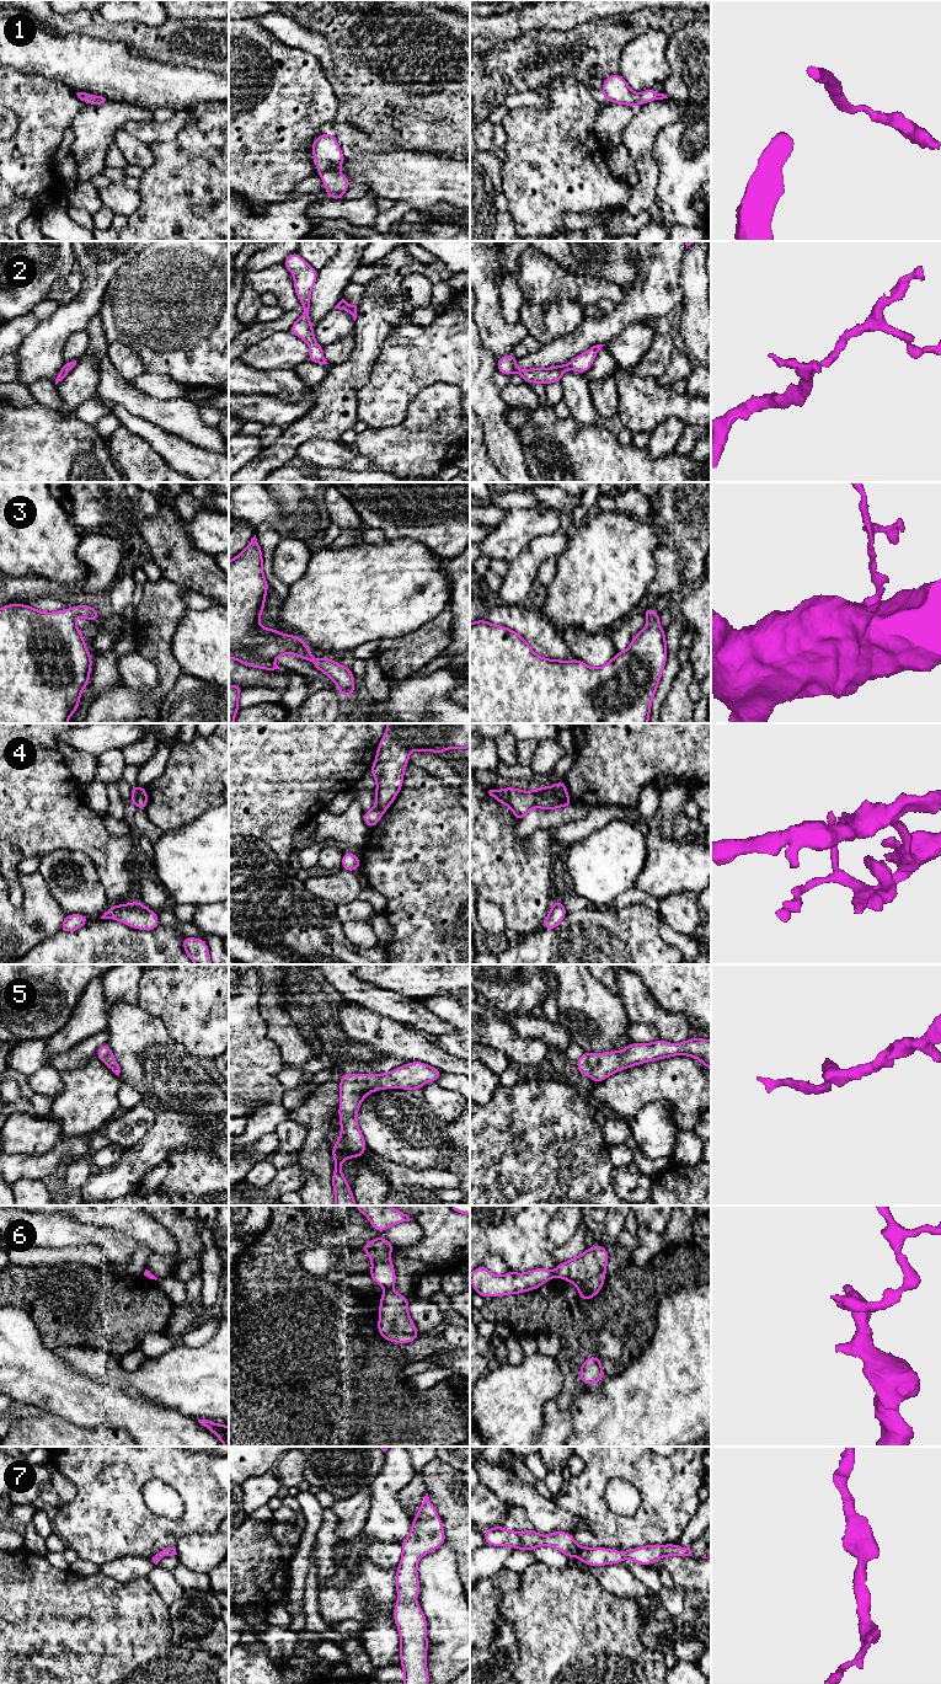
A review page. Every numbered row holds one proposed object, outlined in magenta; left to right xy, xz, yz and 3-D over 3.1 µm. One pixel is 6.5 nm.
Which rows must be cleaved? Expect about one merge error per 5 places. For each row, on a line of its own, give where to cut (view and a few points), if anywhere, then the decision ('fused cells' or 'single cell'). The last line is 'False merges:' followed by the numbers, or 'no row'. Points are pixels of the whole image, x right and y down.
1: cut none; single cell
2: cut none; single cell
3: cut none; single cell
4: cut yz (549, 787), (562, 806); fused cells
5: cut none; single cell
6: cut xz (386, 1288), (390, 1289); fused cells
7: cut none; single cell
False merges: 4, 6

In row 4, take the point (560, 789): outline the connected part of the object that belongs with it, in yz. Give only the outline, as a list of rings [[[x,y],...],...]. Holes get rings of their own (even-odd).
[[[557,781],[550,788],[557,796],[562,807],[572,807],[572,801],[567,793],[567,786],[563,781]]]

